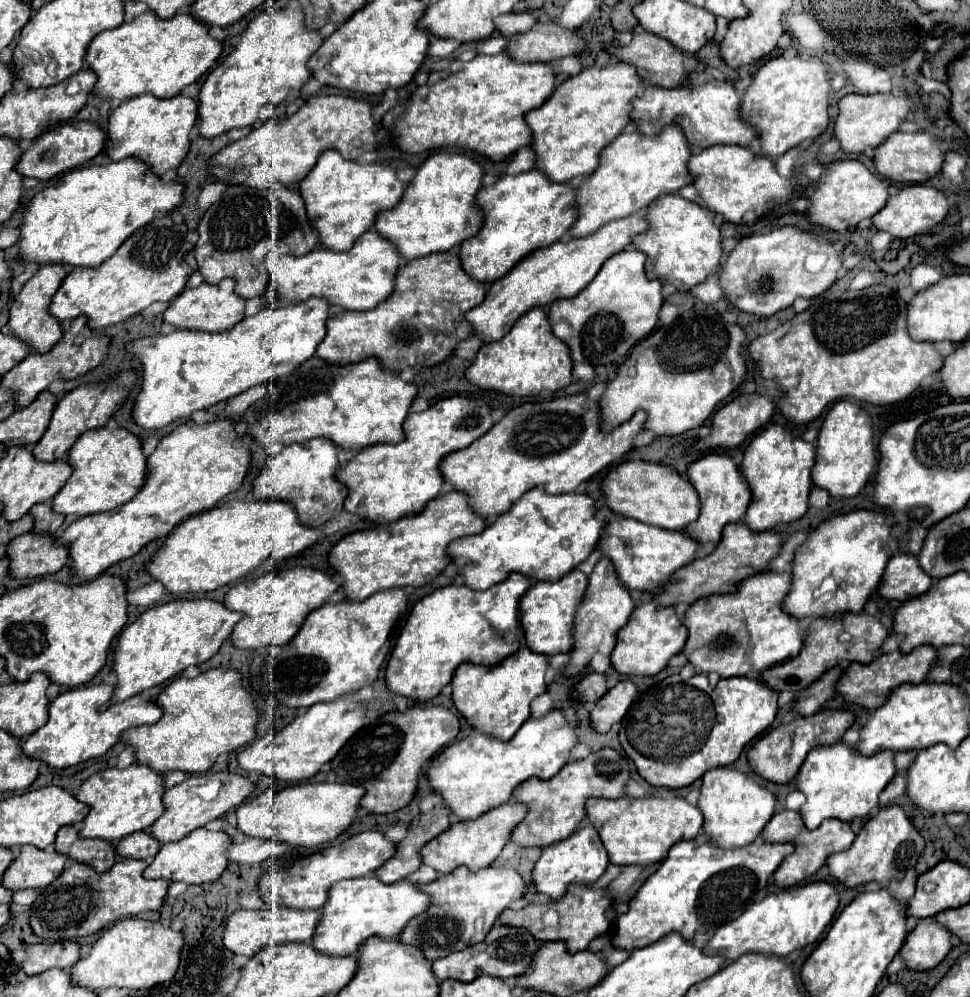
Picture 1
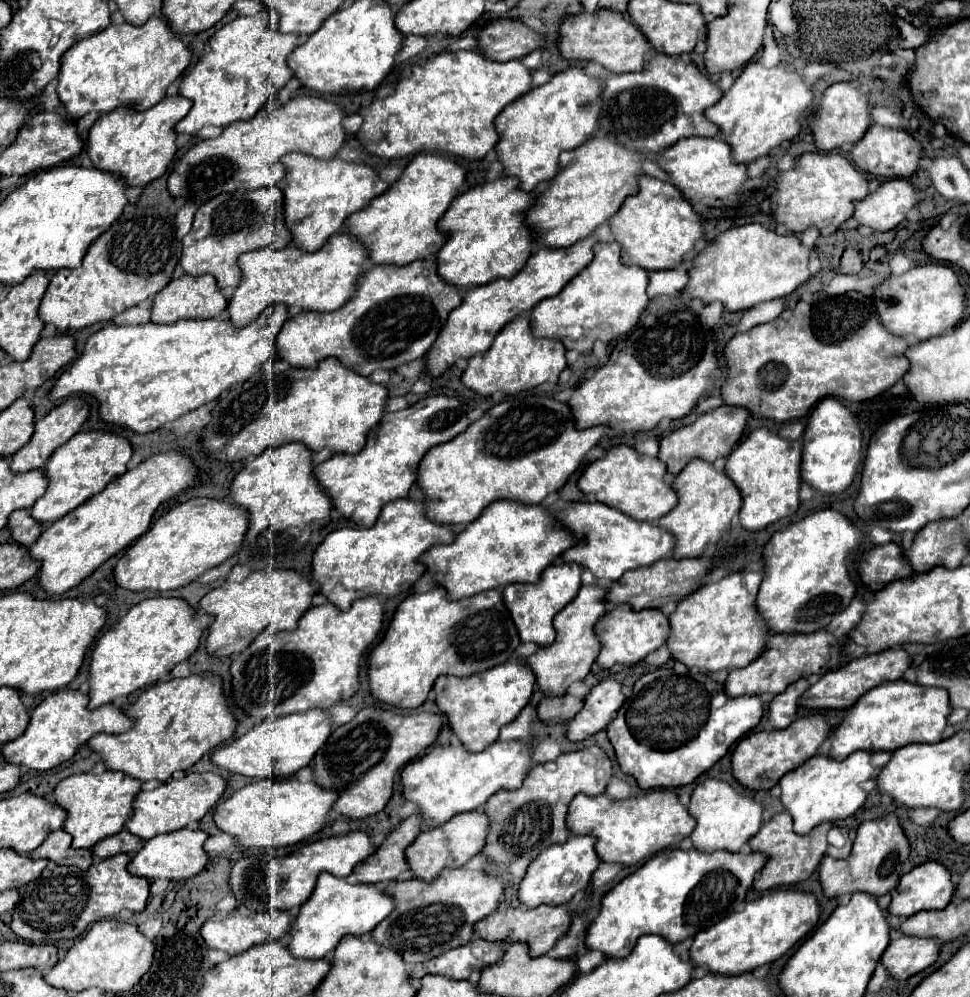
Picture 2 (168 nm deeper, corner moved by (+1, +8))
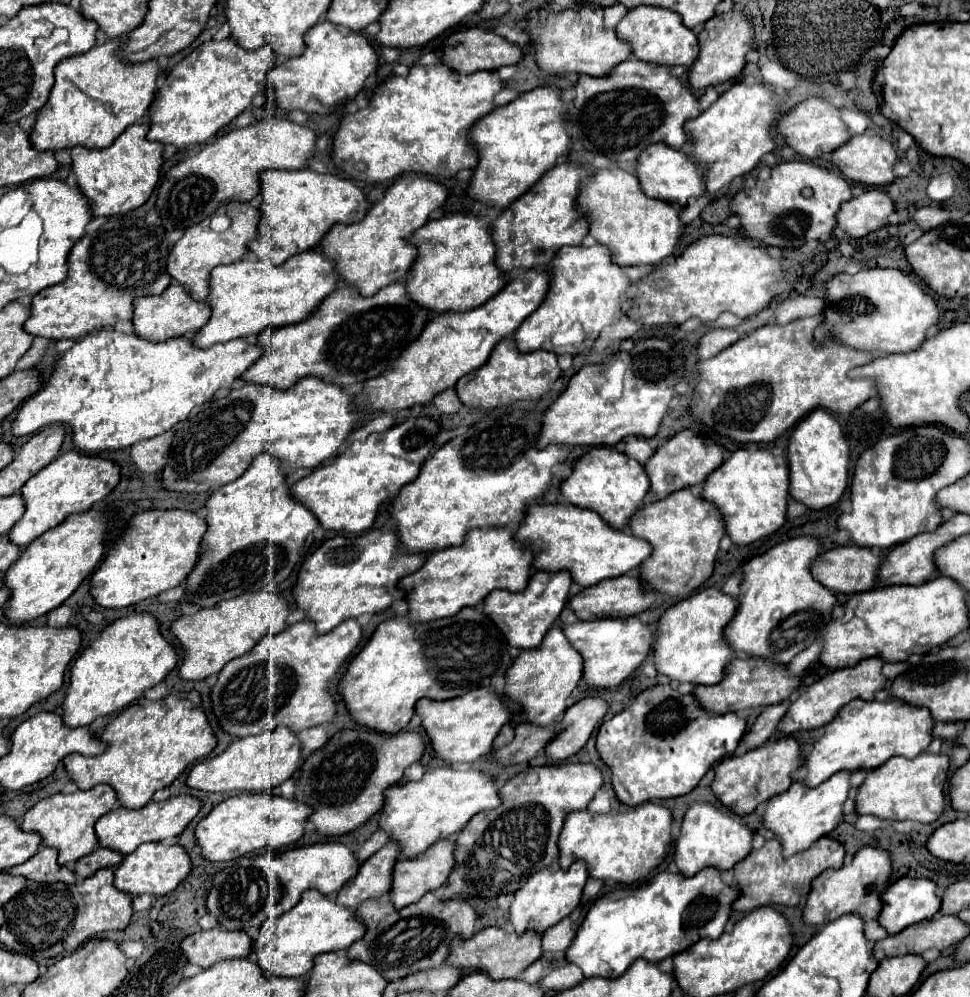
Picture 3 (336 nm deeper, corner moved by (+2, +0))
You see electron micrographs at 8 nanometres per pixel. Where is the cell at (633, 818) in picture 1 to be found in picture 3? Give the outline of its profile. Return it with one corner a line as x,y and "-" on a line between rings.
644,802
618,814
596,814
590,810
570,812
558,840
562,868
568,868
580,858
586,860
592,878
624,884
648,876
672,852
672,846
672,812
654,802

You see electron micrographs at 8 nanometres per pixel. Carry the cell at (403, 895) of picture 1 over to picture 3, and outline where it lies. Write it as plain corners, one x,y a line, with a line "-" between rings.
318,890
304,892
302,900
292,910
276,918
272,928
271,918
262,924
254,942
258,964
268,976
304,978
312,970
318,954
344,950
348,944
352,944
352,940
360,940
364,936
364,924
356,924
356,920
352,920
352,912
354,910
336,904

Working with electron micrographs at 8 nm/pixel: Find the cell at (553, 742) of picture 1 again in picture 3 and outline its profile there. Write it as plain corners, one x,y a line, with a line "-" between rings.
430,768
418,782
404,782
388,788
380,828
398,840
406,856
416,856
432,846
436,840
460,832
466,822
482,810
500,806
498,786
488,772
468,768

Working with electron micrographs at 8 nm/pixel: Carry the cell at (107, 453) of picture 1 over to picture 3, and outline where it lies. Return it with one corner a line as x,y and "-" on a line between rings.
70,450
58,456
52,464
42,468
36,476
32,476
24,488
22,496
26,500
24,516
12,526
10,540
18,546
28,546
46,530
58,526
68,514
80,514
90,510
94,504
102,502
120,482
120,466
108,458
86,456
76,450

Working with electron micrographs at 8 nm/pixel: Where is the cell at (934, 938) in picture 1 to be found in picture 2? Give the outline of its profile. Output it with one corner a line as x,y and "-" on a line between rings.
901,936
889,944
881,956
881,964
895,980
907,980
909,976
929,968
939,954
939,946
933,938

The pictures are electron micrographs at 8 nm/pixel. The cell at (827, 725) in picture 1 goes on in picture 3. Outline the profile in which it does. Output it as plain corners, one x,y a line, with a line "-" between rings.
792,736
780,738
776,742
768,742
760,748
748,750
742,756
724,758
716,766
716,776
712,782
714,794
728,806
734,814
750,814
758,804
770,800
776,794
782,794
792,784
792,772
796,772
804,764
800,754
800,742

